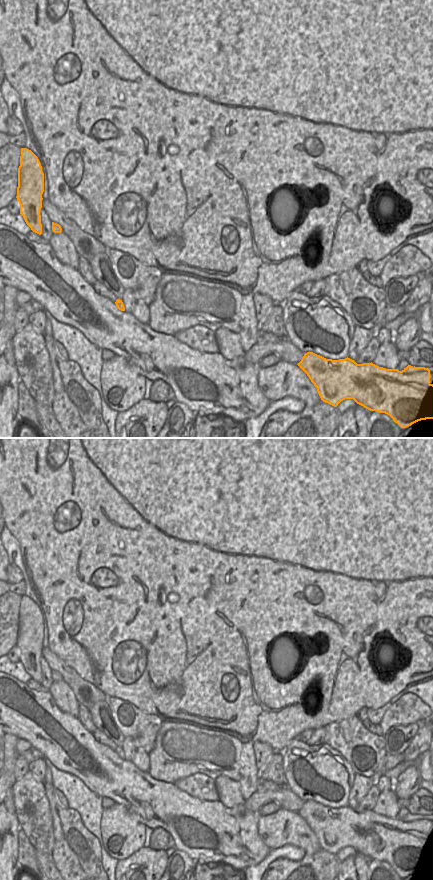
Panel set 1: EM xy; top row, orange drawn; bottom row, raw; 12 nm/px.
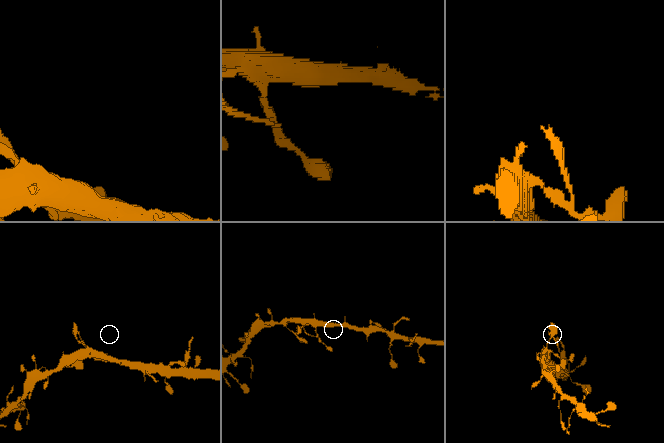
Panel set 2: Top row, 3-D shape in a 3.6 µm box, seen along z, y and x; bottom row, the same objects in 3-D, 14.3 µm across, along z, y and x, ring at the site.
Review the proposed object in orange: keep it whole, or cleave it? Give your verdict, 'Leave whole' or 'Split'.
Leave whole.

